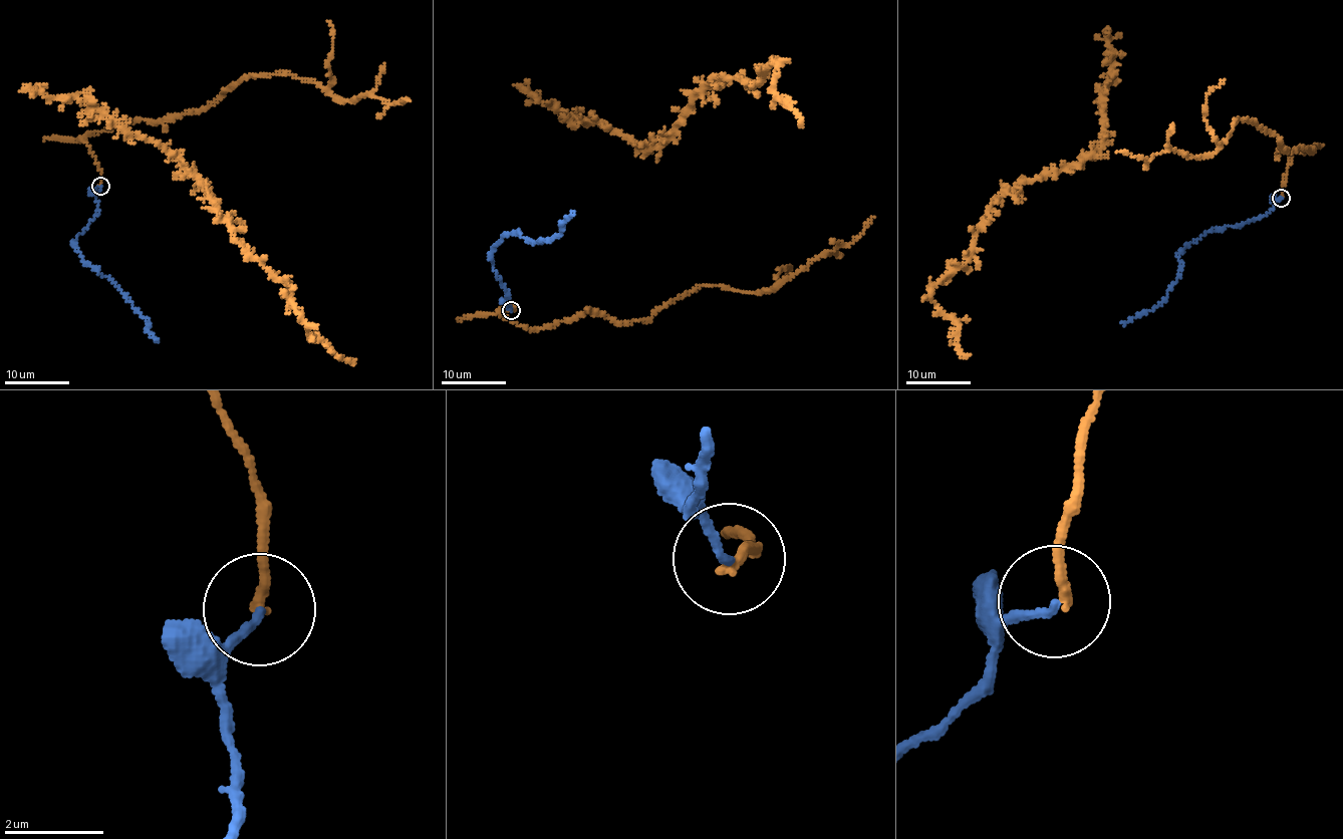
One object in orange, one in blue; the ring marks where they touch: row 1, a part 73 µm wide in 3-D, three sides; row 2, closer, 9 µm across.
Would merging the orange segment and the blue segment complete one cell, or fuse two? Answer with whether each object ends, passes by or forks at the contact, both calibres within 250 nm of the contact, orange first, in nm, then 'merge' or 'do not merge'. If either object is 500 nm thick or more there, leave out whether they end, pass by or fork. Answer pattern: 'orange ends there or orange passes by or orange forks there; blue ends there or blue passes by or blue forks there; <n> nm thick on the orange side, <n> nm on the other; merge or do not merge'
orange ends there; blue ends there; 200 nm thick on the orange side, 150 nm on the other; merge

